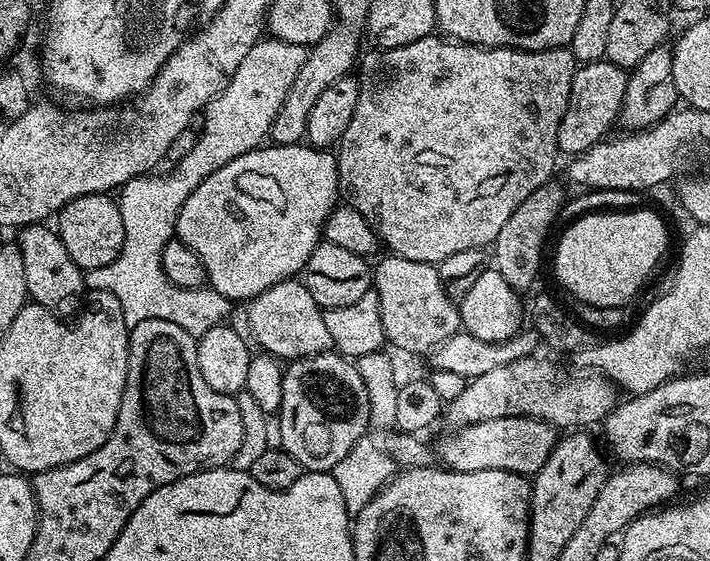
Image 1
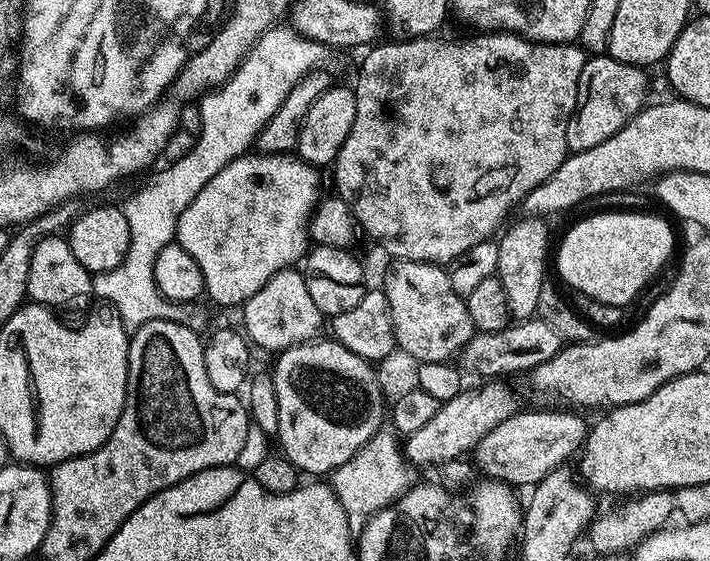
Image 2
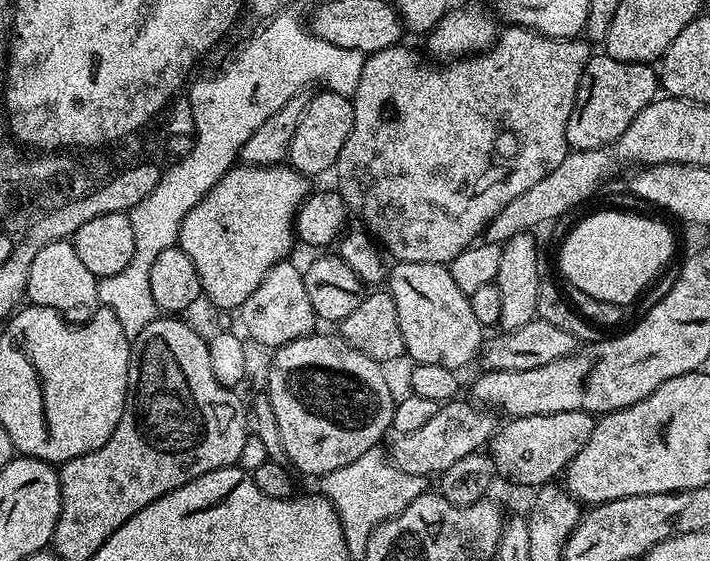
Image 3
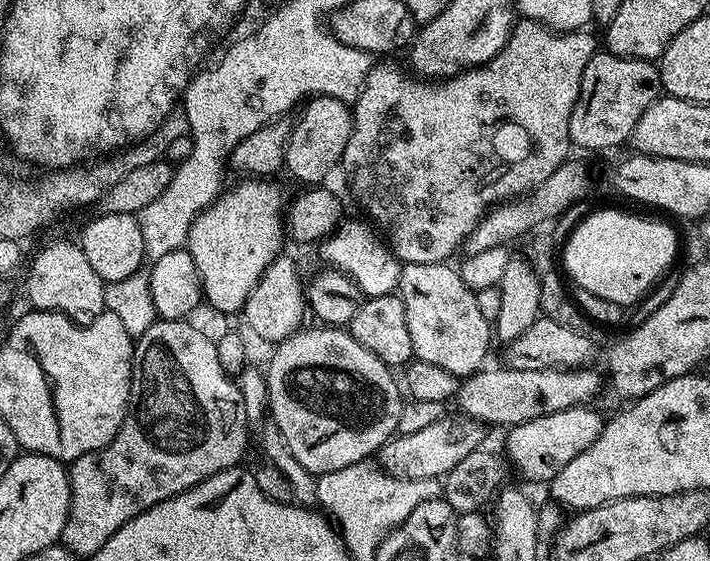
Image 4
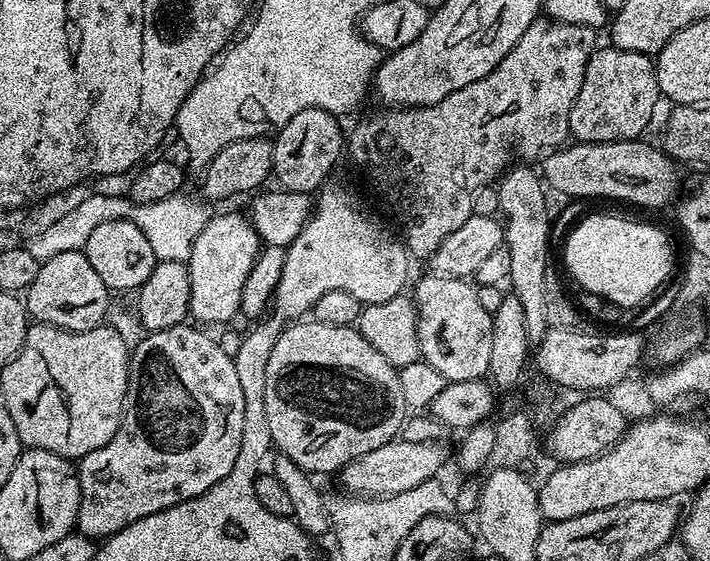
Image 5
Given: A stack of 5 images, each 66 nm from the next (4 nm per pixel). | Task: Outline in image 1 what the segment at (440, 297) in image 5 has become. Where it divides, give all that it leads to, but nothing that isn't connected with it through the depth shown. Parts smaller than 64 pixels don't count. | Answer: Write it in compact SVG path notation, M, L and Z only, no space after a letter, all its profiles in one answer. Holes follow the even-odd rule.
M391 254L385 257L374 268L374 291L382 314L384 338L389 345L427 354L446 342L446 338L461 331L457 301L448 297L440 281L440 273L433 265Z

